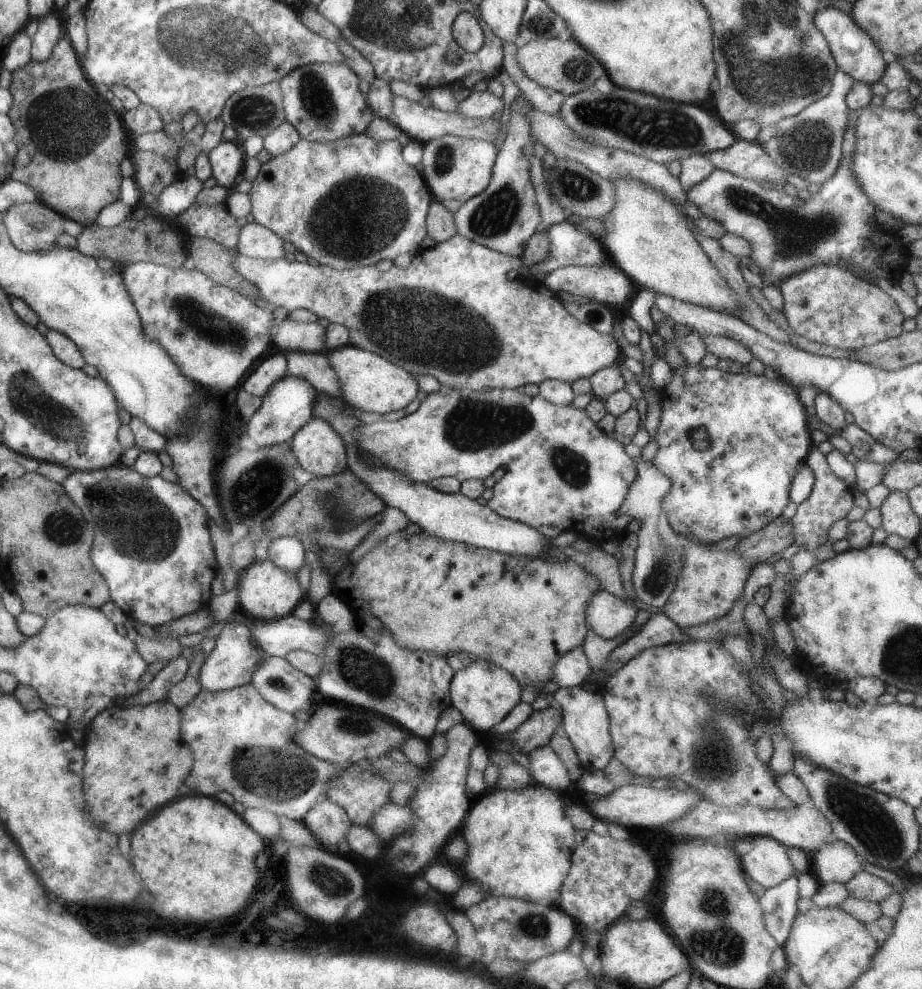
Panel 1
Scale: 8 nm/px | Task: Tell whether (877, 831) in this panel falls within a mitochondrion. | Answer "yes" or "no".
yes

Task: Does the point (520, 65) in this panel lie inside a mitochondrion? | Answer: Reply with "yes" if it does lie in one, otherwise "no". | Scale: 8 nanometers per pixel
no

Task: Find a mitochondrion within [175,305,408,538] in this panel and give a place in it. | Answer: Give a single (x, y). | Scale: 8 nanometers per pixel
(257, 492)

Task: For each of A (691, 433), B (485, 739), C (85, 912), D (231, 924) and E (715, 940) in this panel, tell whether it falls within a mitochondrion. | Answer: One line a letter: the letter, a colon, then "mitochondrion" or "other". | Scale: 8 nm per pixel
A: other
B: other
C: other
D: other
E: mitochondrion

